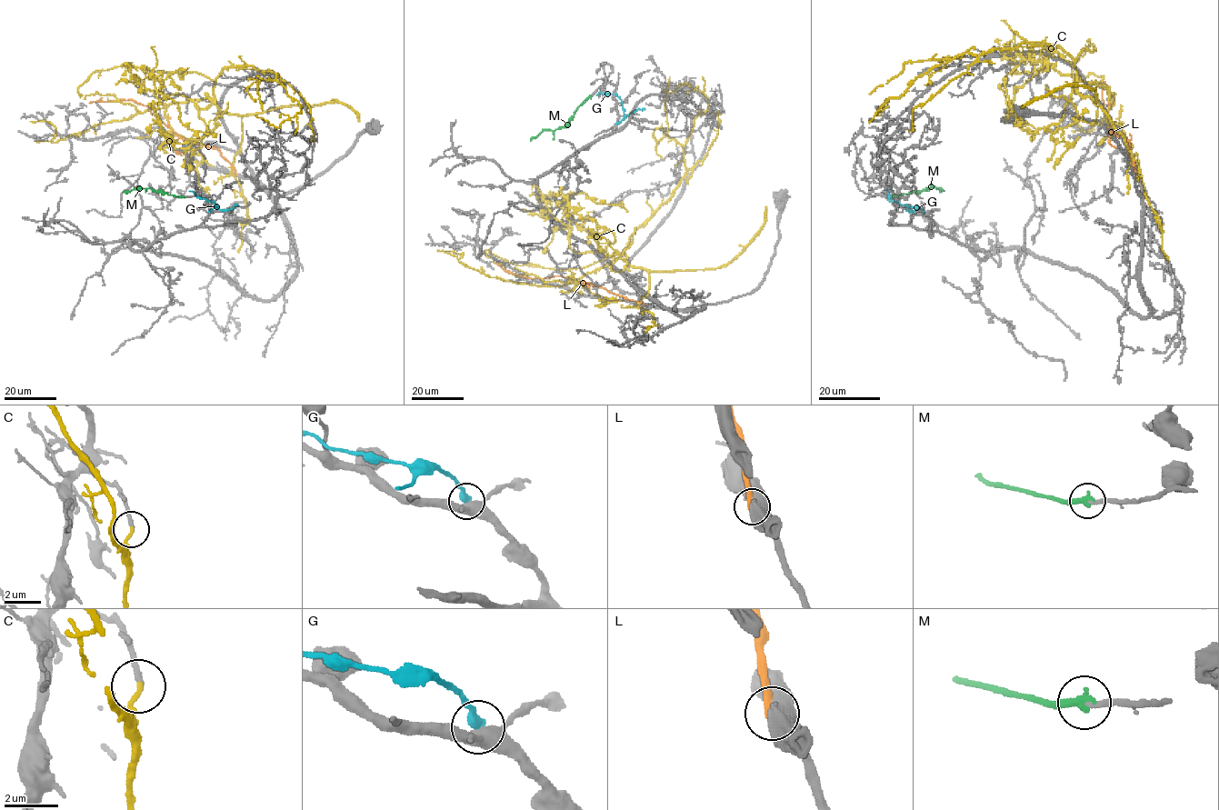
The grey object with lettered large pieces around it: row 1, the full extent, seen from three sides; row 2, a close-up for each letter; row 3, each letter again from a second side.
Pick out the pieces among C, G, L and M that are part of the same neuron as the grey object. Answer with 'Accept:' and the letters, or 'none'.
Accept: none

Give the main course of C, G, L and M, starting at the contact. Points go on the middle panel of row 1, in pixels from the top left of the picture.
C: (645, 327), (656, 324), (638, 306), (649, 273), (621, 253), (686, 172), (708, 103), (686, 83), (663, 90)
G: (616, 124), (624, 117), (621, 99), (614, 94), (599, 92), (596, 95)
L: (644, 304), (571, 277), (524, 277), (505, 272), (496, 263)
M: (590, 95), (564, 125), (543, 130), (530, 140)

